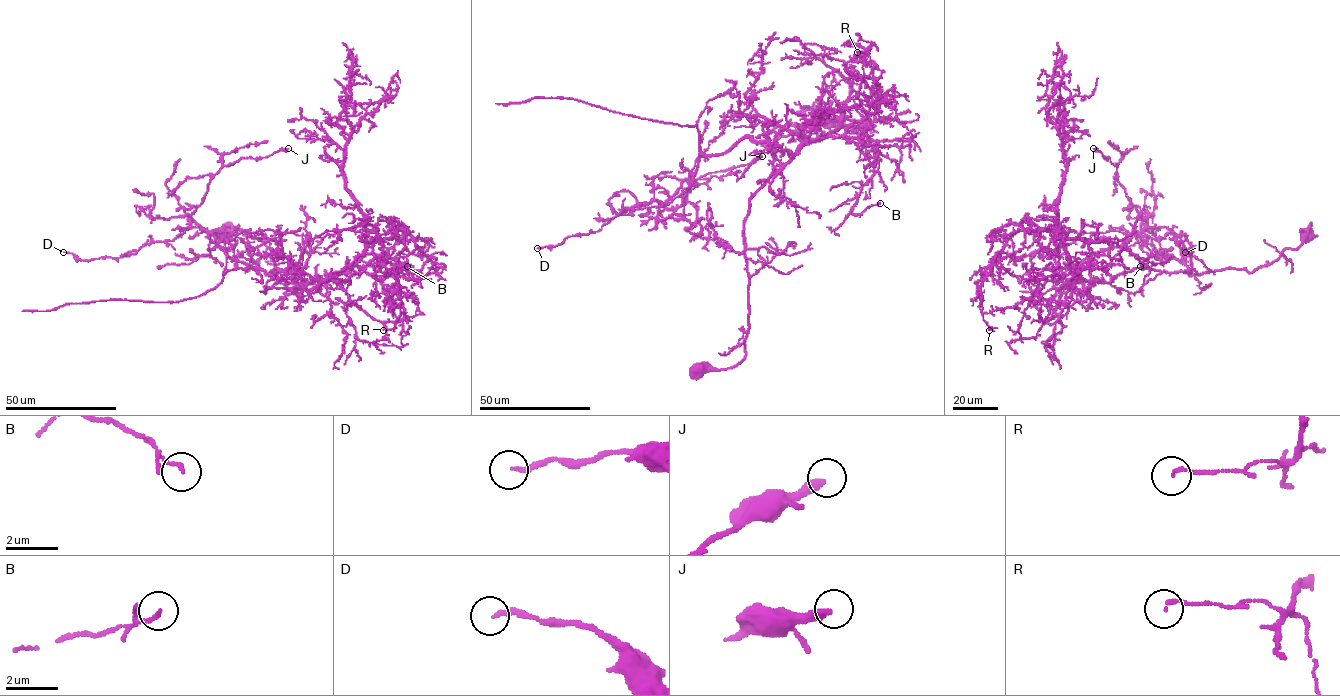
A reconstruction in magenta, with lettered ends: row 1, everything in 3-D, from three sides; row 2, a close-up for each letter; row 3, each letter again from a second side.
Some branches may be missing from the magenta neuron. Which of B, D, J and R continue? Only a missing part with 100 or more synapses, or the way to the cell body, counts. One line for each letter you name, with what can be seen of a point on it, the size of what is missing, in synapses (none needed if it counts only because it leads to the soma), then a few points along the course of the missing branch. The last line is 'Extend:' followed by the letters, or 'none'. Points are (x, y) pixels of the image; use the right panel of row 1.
Extend: none

